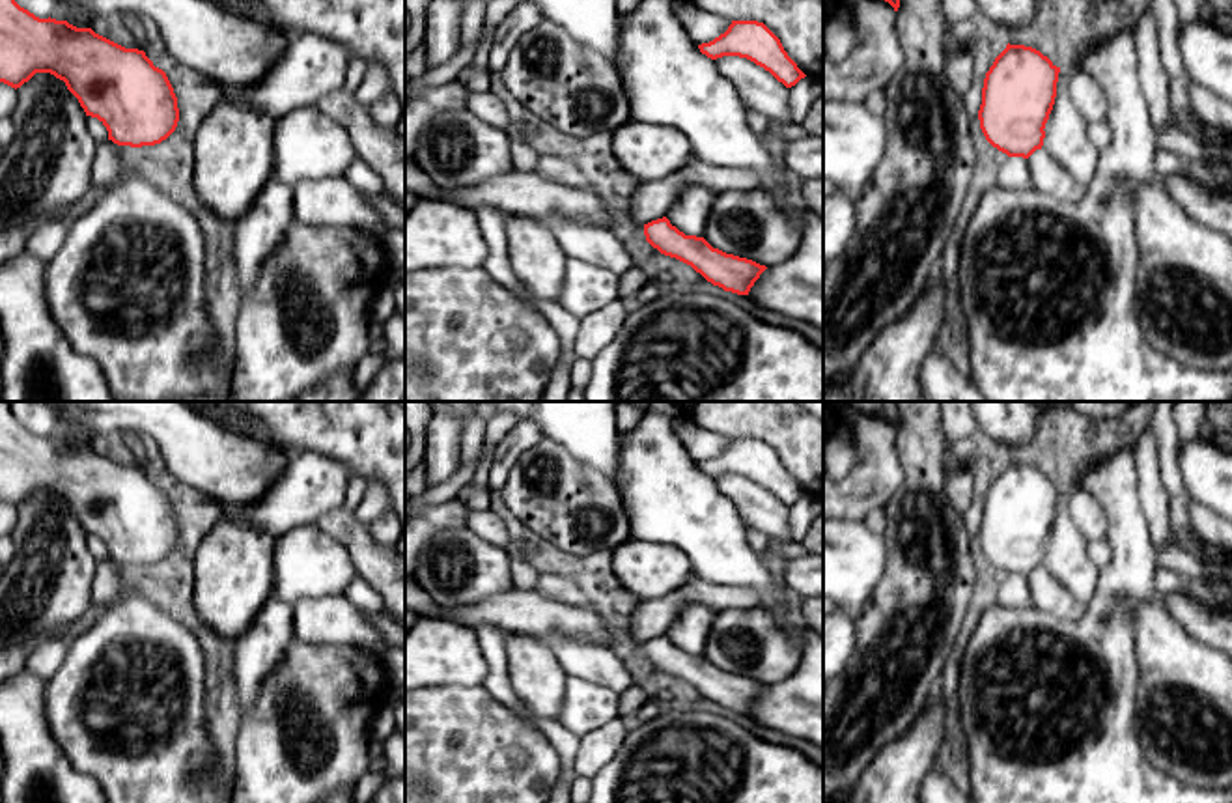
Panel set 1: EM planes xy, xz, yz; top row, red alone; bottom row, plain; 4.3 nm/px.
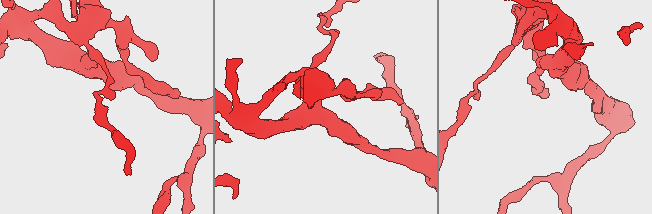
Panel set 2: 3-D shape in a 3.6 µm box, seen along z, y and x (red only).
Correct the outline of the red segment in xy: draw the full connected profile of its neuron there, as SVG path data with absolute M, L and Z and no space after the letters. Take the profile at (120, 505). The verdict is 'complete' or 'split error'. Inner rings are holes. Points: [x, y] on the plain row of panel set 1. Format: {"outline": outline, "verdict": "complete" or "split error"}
{"outline": "M0 402L0 500L21 506L35 491L63 499L86 534L97 536L118 564L155 564L177 545L179 527L166 491L153 484L144 469L125 467L91 446L67 439L39 437L21 426L7 402Z", "verdict": "complete"}

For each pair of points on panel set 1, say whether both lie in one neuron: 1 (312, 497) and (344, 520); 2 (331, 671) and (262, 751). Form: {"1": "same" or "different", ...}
{"1": "different", "2": "same"}

